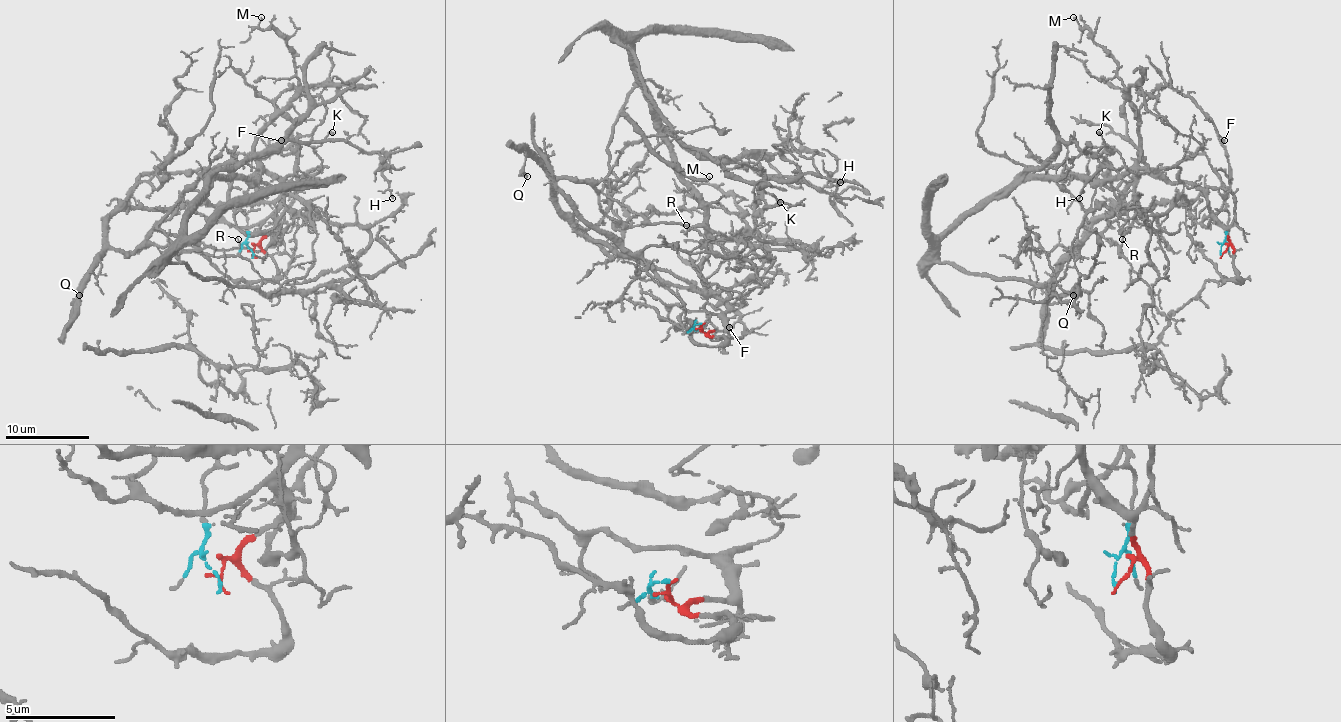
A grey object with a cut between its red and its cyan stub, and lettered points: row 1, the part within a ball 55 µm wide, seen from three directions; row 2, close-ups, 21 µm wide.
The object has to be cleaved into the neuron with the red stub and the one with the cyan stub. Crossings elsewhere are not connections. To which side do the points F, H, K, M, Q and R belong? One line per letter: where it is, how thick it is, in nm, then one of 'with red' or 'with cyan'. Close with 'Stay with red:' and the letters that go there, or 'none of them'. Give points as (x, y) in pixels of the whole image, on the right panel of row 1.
F: (1224, 140) | 170 nm | with red
H: (1079, 198) | 90 nm | with red
K: (1099, 132) | 150 nm | with red
M: (1073, 17) | 100 nm | with red
Q: (1073, 295) | 110 nm | with cyan
R: (1122, 239) | 120 nm | with cyan
Stay with red: F, H, K, M

